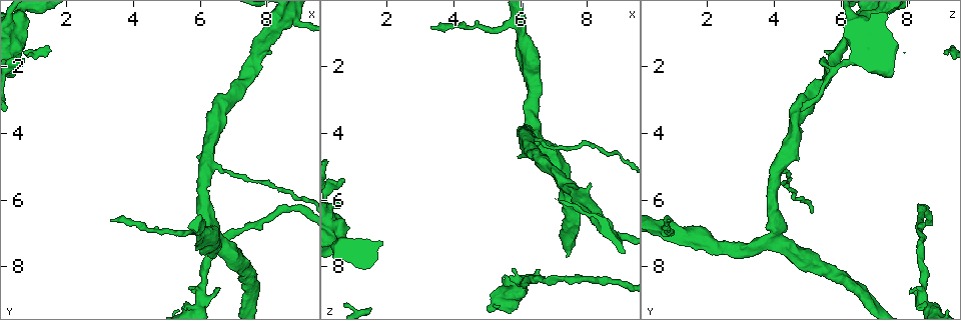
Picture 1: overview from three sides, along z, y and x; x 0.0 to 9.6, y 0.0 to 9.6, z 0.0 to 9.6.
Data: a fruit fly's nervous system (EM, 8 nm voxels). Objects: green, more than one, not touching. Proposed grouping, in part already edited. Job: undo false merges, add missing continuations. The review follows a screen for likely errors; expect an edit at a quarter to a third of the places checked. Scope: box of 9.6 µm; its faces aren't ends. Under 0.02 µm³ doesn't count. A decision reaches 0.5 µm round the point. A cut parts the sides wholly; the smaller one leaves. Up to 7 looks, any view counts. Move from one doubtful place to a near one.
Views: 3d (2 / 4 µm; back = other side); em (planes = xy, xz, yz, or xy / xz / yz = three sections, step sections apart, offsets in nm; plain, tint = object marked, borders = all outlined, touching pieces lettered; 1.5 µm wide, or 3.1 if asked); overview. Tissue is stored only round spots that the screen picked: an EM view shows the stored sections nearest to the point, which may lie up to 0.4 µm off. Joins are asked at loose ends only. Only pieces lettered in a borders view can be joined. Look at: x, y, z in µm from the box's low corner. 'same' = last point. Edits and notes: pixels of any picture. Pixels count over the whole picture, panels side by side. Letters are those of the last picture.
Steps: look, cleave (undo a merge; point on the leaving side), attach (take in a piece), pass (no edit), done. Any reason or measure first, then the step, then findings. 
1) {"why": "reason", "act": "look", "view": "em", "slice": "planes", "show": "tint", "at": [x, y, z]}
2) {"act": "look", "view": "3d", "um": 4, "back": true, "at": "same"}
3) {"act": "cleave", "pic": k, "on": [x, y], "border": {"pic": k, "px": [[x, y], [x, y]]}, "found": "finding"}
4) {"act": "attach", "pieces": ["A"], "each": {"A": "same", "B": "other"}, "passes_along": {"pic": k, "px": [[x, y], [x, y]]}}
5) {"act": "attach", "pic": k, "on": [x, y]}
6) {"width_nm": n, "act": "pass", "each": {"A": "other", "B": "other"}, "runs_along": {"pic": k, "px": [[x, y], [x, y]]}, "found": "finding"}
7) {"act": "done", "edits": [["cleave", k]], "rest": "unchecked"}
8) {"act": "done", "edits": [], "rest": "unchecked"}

{"why": "free end", "act": "look", "view": "em", "slice": "xz", "step": 4, "show": "borders", "at": [0.70, 1.75, 5.40]}

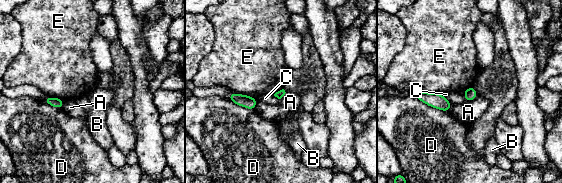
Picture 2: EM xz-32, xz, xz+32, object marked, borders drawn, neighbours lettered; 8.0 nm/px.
{"act": "pass", "each": {"A": "other", "B": "other", "C": "other", "D": "other", "E": "other"}, "border": {"pic": 2, "px": [[417, 88], [441, 94]]}, "found": "no lettered piece goes on from it"}

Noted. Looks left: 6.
{"why": "branch stops here", "act": "look", "view": "em", "slice": "yz", "step": 8, "show": "borders", "at": [3.30, 6.65, 0.85]}

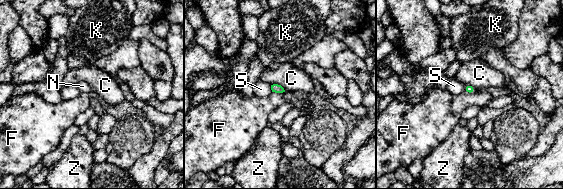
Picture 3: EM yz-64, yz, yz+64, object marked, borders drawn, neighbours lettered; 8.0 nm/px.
{"act": "look", "view": "em", "slice": "xz", "step": 4, "show": "borders", "at": "same"}

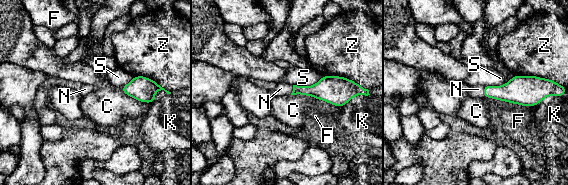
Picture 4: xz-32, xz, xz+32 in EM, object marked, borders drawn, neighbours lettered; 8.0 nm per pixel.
{"act": "attach", "pieces": ["N"], "each": {"C": "other", "F": "other", "K": "other", "N": "same", "S": "other", "Z": "other"}, "passes_along": {"pic": 4, "px": [[514, 91], [483, 92], [476, 91]]}, "found": "the neuron continues"}

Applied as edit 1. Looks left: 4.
{"act": "look", "view": "overview"}

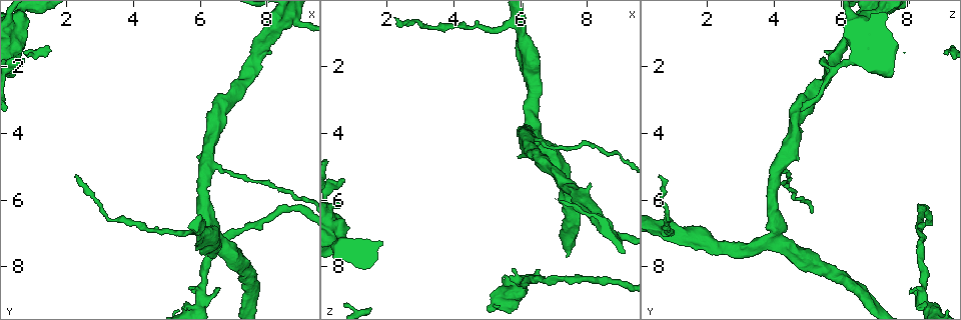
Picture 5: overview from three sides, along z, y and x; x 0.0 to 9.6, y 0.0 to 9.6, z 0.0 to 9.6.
{"why": "free end", "act": "look", "view": "em", "slice": "planes", "show": "borders", "at": [6.55, 8.70, 8.35]}

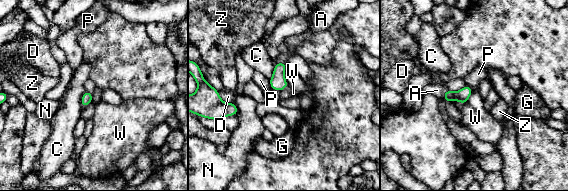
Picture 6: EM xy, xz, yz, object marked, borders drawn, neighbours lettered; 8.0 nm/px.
{"act": "attach", "pieces": ["A"], "each": {"A": "same", "C": "other", "D": "other", "G": "other", "N": "other", "P": "other", "W": "other", "Z": "other"}, "passes_along": {"pic": 6, "px": [[463, 94], [444, 94], [437, 90]]}, "found": "the neuron continues"}

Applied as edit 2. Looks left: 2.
{"act": "done", "edits": [["attach", 4], ["attach", 6]], "rest": "unchecked"}

